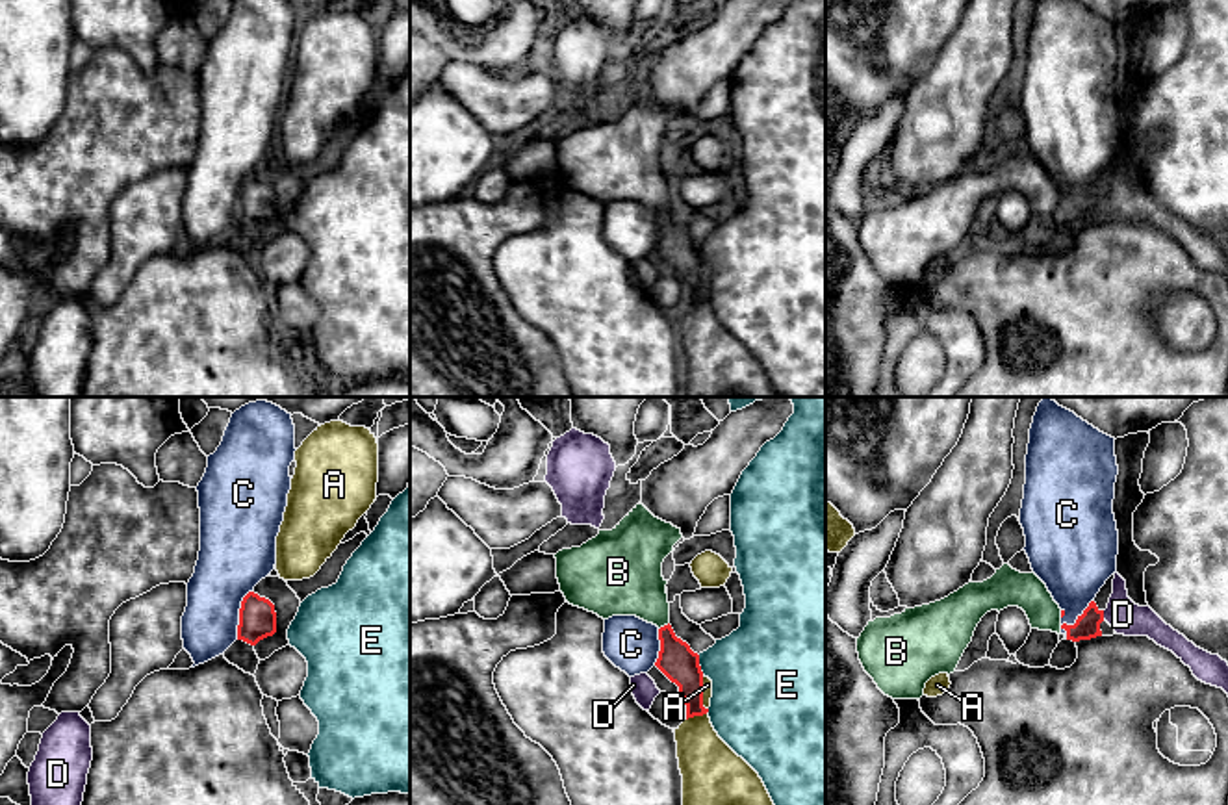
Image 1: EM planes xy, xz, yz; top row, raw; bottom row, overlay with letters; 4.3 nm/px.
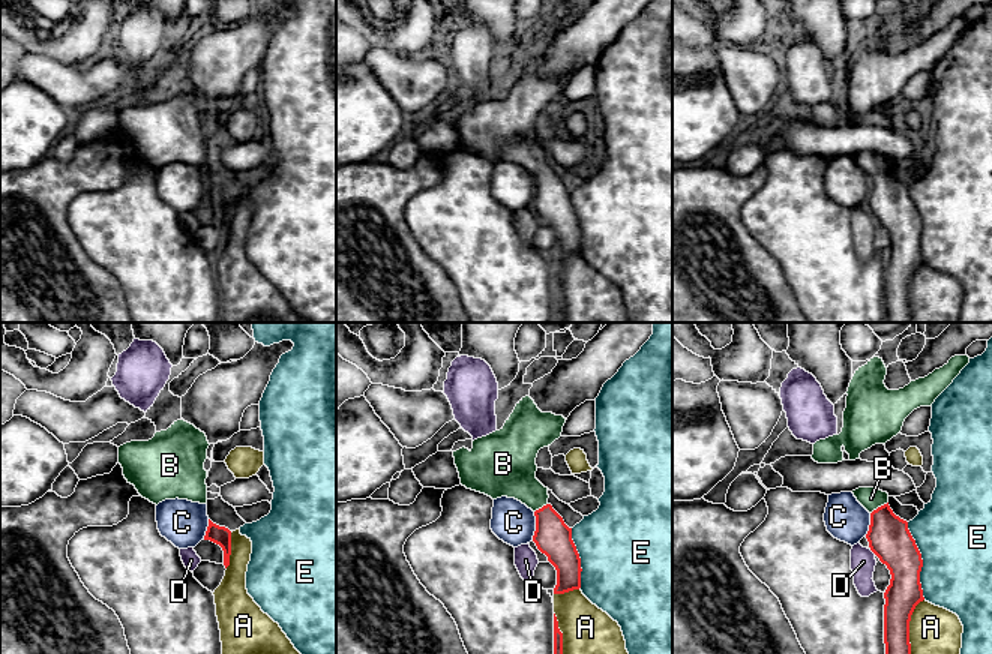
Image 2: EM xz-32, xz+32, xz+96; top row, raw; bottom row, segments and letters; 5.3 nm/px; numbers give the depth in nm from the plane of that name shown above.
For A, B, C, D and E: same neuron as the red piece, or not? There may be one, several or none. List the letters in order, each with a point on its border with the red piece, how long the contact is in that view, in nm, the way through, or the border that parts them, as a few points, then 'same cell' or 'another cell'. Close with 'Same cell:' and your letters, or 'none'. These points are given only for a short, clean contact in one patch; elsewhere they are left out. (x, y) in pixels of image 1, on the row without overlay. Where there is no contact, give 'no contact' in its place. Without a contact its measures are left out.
A: contact xz (702, 288); length 220 nm; another cell
B: contact xz (665, 210); length 60 nm; way xz (676, 243), (665, 210), (655, 193), (627, 166); same cell
C: contact yz (1074, 208); length 200 nm; border yz (1093, 184), (1073, 208), (1061, 210), (1065, 221); another cell
D: contact yz (1102, 199); length 40 nm; another cell
E: contact xz (698, 249); length 90 nm; another cell
Same cell: B

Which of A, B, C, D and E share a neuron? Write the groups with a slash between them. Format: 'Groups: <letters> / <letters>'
Groups: A / B / C / D / E

